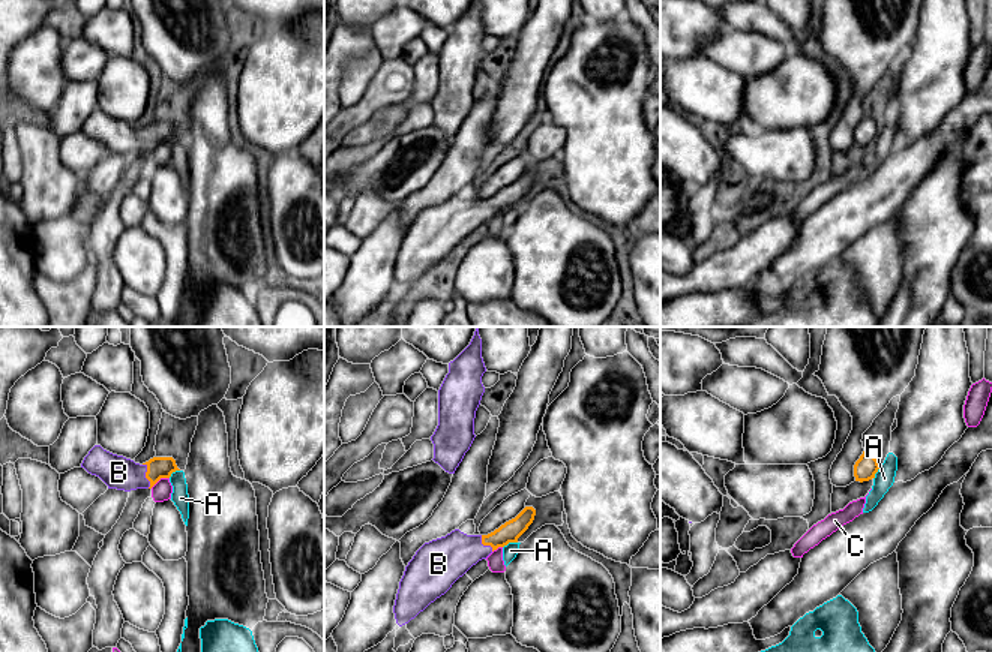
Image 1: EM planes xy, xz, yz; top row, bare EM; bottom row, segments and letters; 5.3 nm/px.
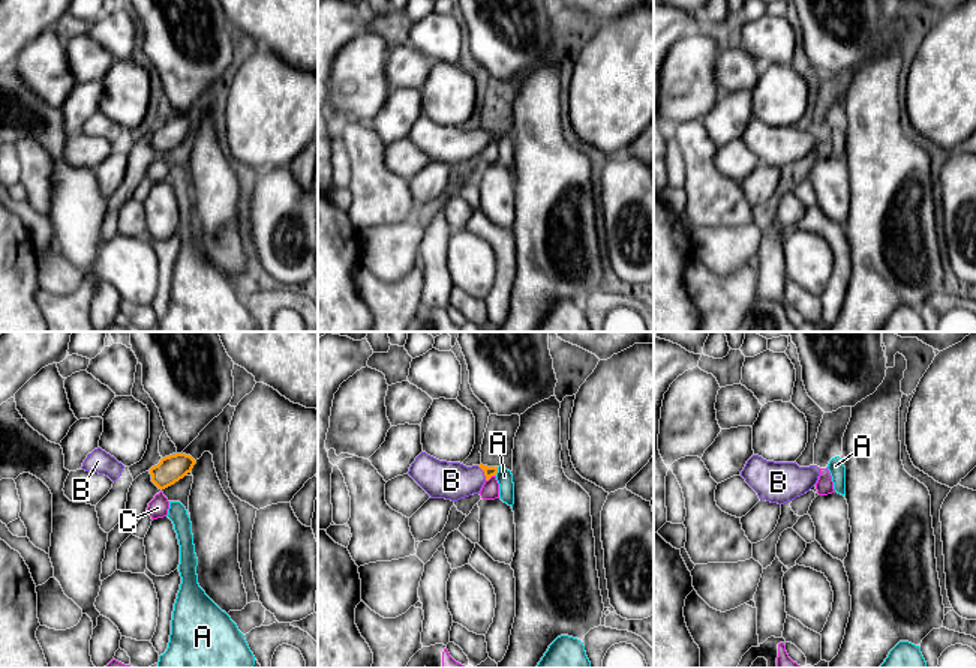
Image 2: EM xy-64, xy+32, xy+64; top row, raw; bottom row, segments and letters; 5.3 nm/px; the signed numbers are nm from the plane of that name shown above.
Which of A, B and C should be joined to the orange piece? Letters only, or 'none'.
B

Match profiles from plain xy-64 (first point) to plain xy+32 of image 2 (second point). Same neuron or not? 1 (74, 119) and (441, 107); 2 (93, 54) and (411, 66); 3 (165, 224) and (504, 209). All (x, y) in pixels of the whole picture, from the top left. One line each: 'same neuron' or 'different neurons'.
1: different neurons
2: same neuron
3: same neuron

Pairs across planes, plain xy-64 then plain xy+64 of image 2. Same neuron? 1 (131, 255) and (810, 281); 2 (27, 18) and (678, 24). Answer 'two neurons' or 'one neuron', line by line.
1: one neuron
2: one neuron

